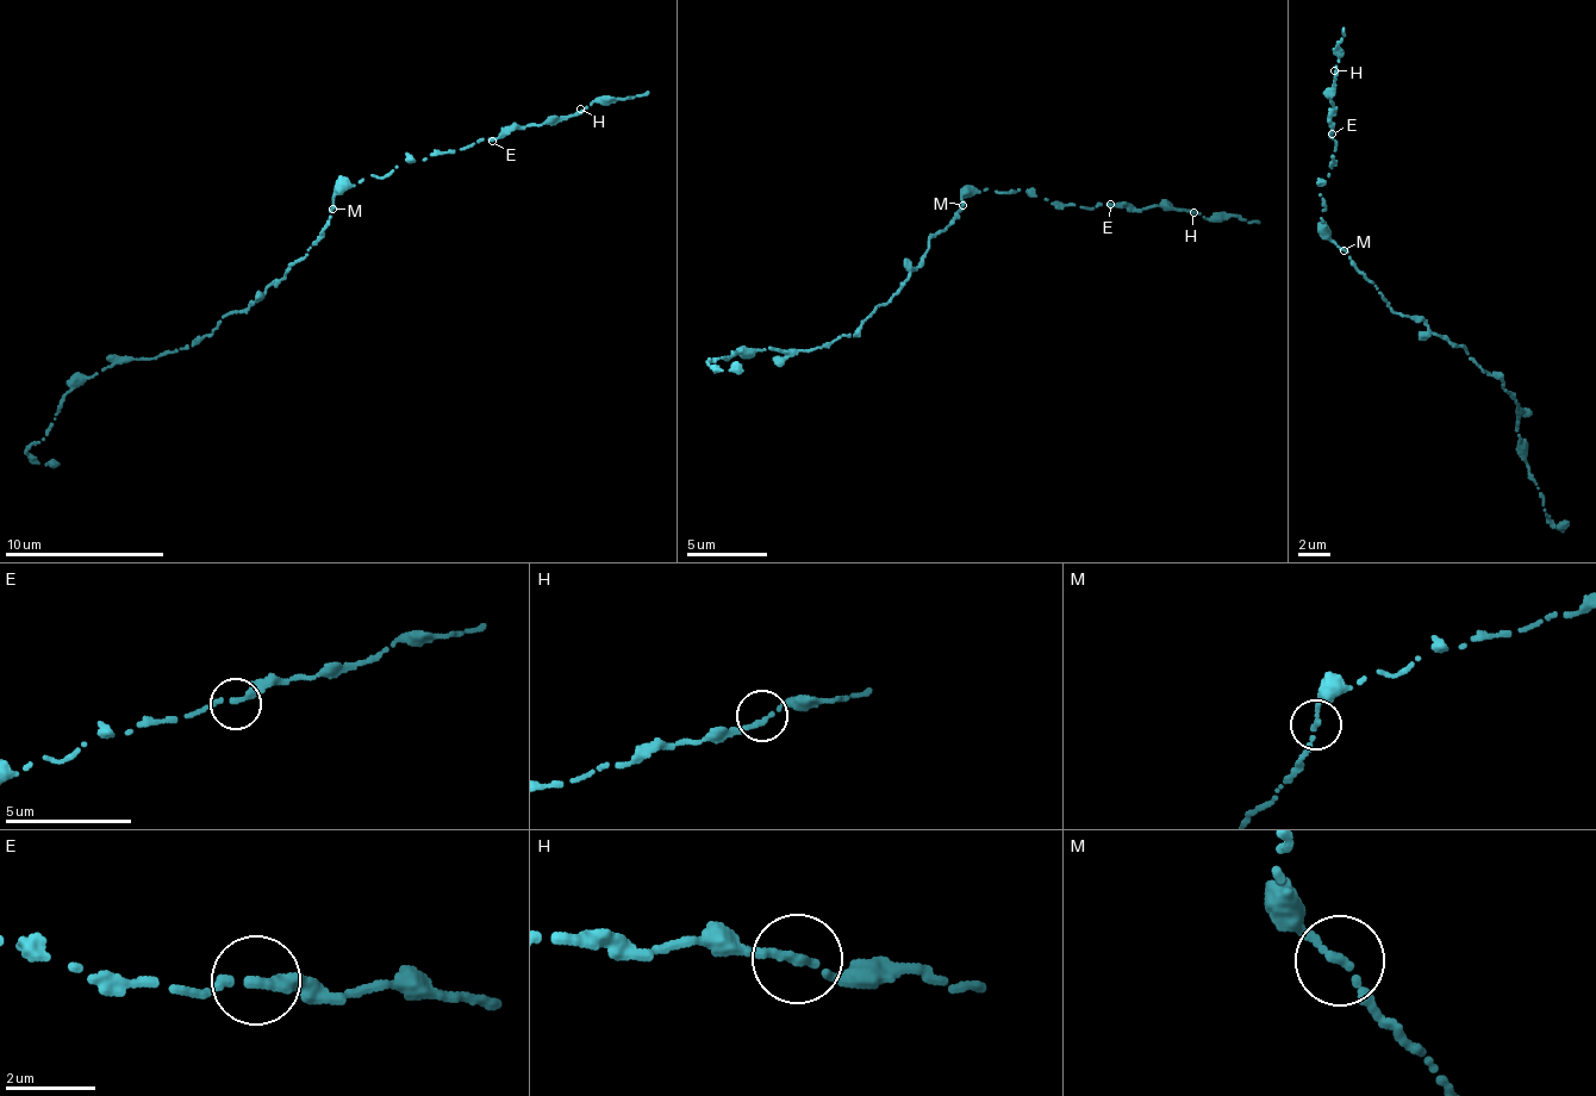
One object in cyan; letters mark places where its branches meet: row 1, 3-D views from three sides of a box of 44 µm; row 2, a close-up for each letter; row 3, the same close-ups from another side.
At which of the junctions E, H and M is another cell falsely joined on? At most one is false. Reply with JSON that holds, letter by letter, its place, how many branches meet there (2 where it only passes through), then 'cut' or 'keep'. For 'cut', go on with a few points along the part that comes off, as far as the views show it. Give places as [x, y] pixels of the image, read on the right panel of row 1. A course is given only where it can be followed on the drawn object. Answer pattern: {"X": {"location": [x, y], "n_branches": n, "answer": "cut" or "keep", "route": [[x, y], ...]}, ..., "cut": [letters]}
{"E": {"location": [1332, 134], "n_branches": 2, "answer": "keep"}, "H": {"location": [1334, 70], "n_branches": 2, "answer": "keep"}, "M": {"location": [1344, 250], "n_branches": 2, "answer": "keep"}, "cut": []}

